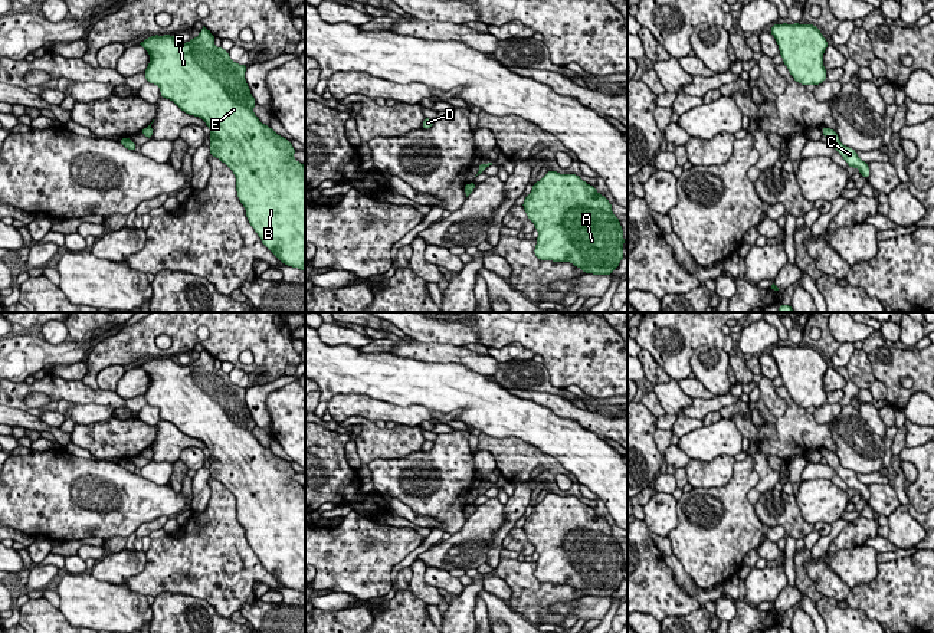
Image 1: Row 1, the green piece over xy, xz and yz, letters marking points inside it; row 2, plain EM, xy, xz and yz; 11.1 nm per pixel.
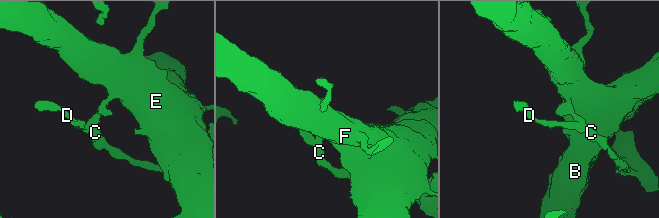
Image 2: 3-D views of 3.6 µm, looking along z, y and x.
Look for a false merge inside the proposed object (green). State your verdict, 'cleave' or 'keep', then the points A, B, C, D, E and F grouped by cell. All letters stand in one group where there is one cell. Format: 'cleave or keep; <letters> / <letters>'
cleave; A B E F / C D

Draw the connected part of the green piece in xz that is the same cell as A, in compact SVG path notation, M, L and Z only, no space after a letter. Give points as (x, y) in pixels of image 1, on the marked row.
M547 171L540 181L532 184L532 190L525 196L522 207L538 232L534 253L540 260L570 262L584 273L612 275L625 258L623 230L619 219L612 213L612 203L577 174Z

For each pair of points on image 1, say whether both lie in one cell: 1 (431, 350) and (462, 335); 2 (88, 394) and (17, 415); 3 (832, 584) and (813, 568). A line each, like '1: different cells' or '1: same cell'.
1: different cells
2: different cells
3: same cell

